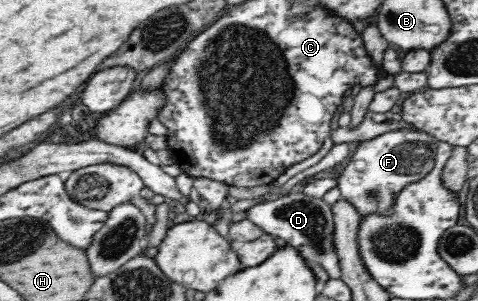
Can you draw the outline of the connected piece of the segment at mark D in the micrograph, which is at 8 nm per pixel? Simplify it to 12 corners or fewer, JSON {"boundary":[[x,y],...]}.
{"boundary":[[290,192],[245,219],[340,277],[331,205]]}

